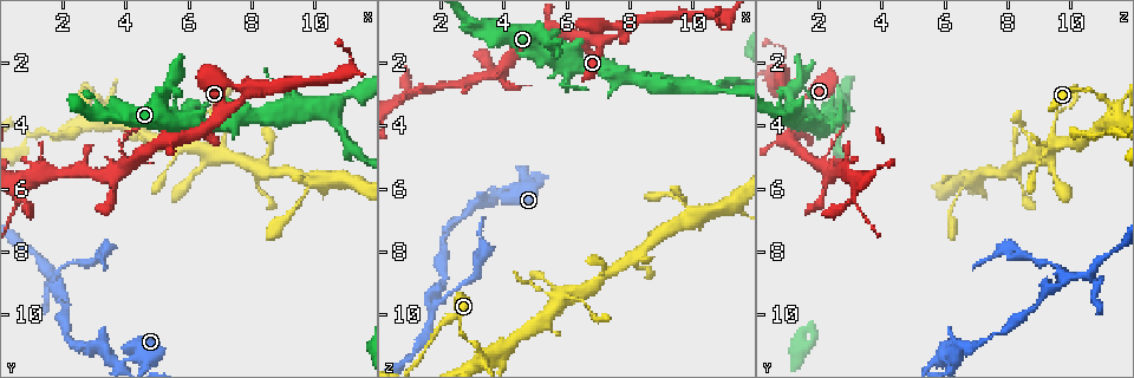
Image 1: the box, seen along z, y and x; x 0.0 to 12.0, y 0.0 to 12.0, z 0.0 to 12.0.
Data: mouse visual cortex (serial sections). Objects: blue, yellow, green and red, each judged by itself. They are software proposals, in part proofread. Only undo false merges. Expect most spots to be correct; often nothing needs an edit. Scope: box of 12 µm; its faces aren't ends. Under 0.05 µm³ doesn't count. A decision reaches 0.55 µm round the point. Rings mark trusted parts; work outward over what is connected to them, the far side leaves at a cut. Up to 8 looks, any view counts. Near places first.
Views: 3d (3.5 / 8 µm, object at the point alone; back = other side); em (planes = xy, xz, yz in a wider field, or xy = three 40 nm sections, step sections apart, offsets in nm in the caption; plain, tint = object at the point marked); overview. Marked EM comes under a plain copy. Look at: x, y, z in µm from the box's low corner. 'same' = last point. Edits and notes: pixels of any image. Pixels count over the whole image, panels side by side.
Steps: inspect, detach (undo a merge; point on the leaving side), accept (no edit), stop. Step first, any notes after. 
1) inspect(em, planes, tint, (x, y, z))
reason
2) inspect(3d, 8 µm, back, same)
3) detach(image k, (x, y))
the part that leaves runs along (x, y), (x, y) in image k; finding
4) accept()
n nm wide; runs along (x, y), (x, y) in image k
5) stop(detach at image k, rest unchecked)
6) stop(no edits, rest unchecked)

inspect(3d, 3.5 µm, (3.6, 3.9, 11.4))
sharp bend

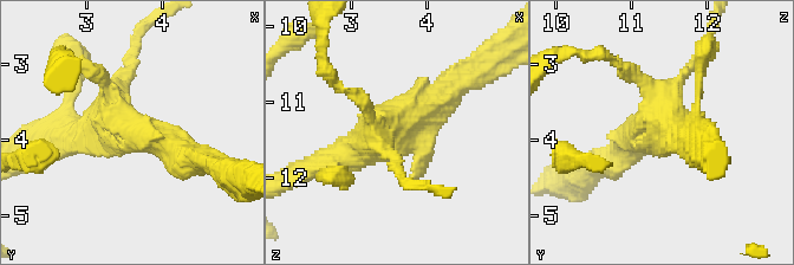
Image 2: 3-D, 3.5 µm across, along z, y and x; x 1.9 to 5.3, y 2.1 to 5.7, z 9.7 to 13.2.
inspect(em, xy, step 3, tint, (3.55, 3.85, 11.40))

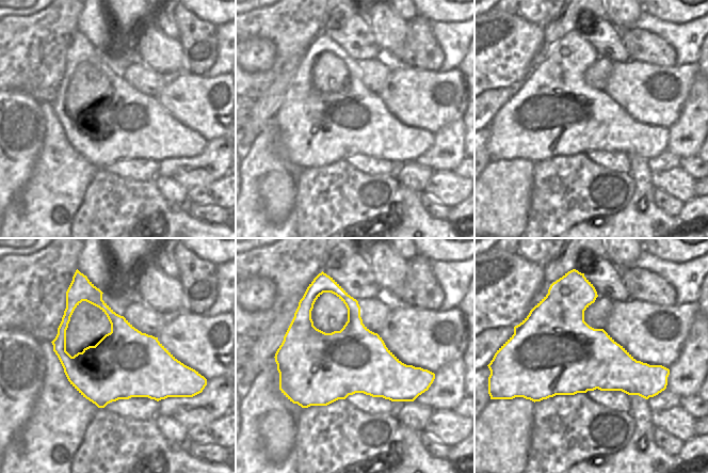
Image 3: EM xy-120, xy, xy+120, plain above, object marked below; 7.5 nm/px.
accept()
runs along (109, 85), (116, 129), (188, 159) in image 2; all the same cell

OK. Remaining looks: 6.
inspect(3d, 8 µm, back, (5.6, 4.9, 9.1))
thin arm on a thick one

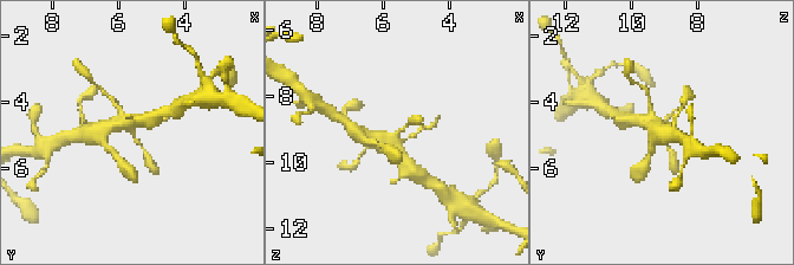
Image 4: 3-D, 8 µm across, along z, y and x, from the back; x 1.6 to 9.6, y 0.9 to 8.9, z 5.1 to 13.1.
inspect(em, xy, step 3, tint, (5.6, 4.9, 9.1))
now the EM

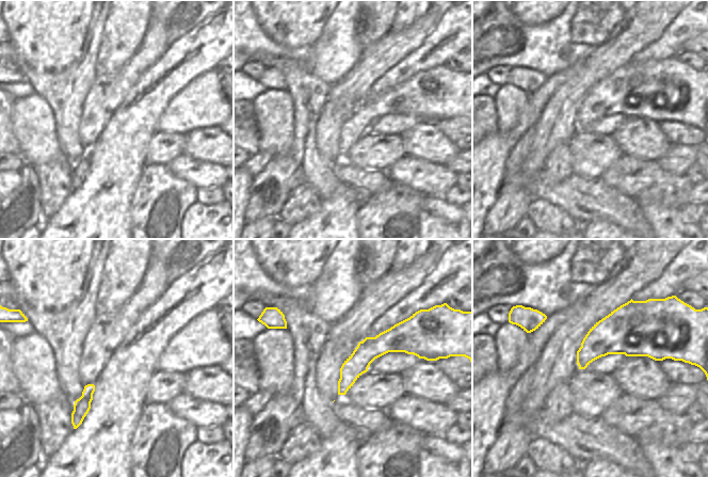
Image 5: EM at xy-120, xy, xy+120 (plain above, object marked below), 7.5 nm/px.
accept()
runs along (637, 122), (656, 127), (674, 159) in image 4; all the same cell

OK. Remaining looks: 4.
inspect(3d, 3.5 µm, (2.0, 10.6, 7.7))
narrows sharply

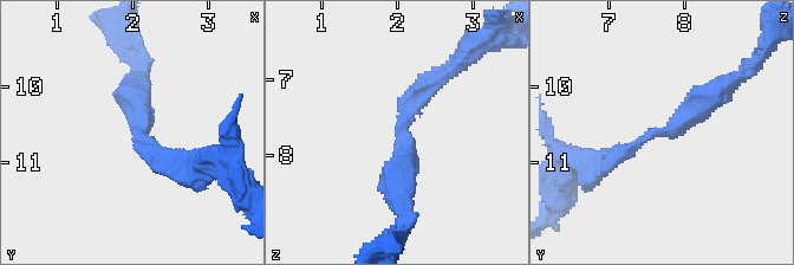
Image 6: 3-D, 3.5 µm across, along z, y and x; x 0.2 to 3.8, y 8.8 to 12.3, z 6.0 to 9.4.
inspect(em, xy, step 5, tint, (2.05, 10.60, 7.65))
arms of 200, 350 nm; need the tissue

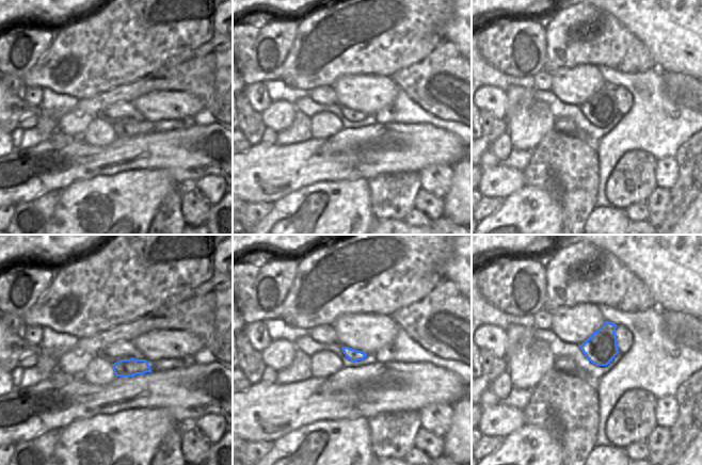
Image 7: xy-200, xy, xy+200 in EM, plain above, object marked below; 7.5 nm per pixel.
accept()
runs along (606, 156), (674, 130), (722, 91) in image 6; continuous, no second cell

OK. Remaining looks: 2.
stop(no edits, rest unchecked)

